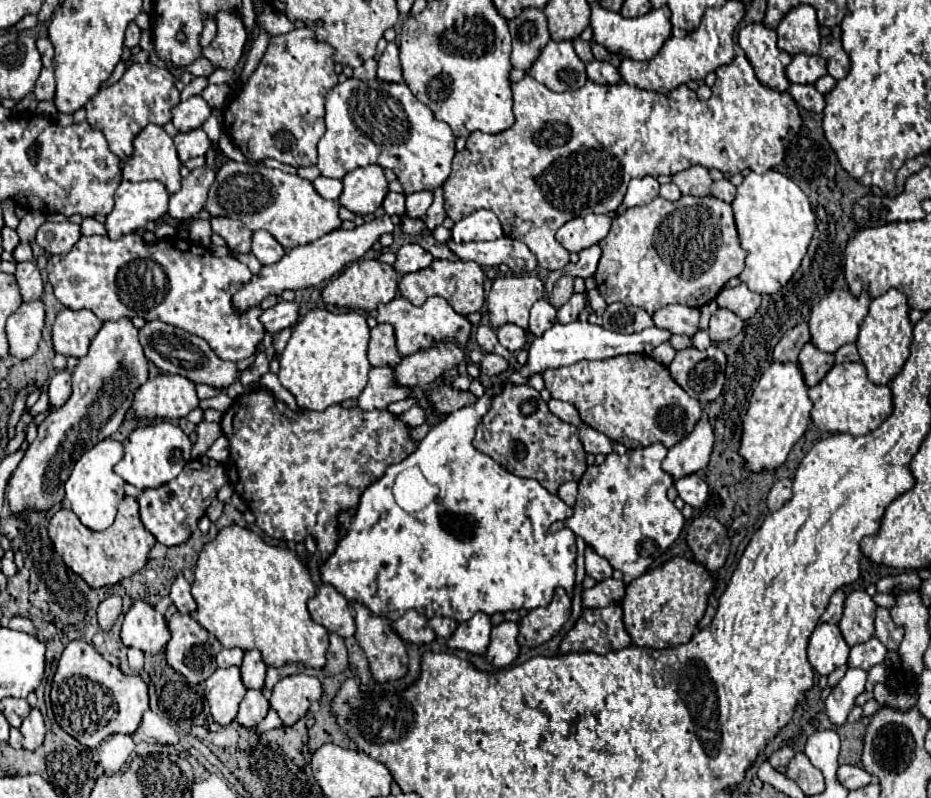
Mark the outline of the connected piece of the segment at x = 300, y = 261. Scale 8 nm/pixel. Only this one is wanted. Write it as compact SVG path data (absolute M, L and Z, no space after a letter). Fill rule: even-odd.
M382 215L378 219L366 221L362 227L356 227L352 231L336 229L332 233L326 233L324 237L320 237L314 243L308 243L308 245L296 247L292 251L286 251L286 255L278 263L262 267L260 273L250 279L250 283L242 285L242 289L238 289L234 293L232 305L234 305L236 313L244 313L246 309L258 307L262 303L262 299L266 299L272 293L282 295L282 291L286 291L286 289L296 291L296 289L306 289L306 287L320 285L322 281L330 279L334 273L342 271L344 265L348 265L352 261L358 261L378 241L378 237L382 233L392 233L392 231L394 231L392 219L388 215Z

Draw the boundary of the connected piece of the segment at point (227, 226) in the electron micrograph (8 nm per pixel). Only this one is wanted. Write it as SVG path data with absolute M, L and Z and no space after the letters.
M212 217L212 231L218 233L226 245L236 253L250 253L252 249L252 231L242 223L226 217Z

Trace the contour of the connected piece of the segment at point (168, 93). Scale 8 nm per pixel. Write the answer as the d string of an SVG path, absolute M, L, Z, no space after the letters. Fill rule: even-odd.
M132 63L122 79L106 89L102 89L92 101L86 103L86 121L92 129L102 131L108 141L110 151L126 161L134 155L132 139L148 125L166 125L170 121L170 109L180 103L180 91L174 85L174 77L168 69L156 67L152 63Z

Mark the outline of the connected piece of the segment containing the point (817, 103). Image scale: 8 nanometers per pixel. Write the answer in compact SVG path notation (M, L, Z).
M790 85L788 93L806 111L822 113L822 109L824 109L824 95L818 93L818 89L814 85Z

